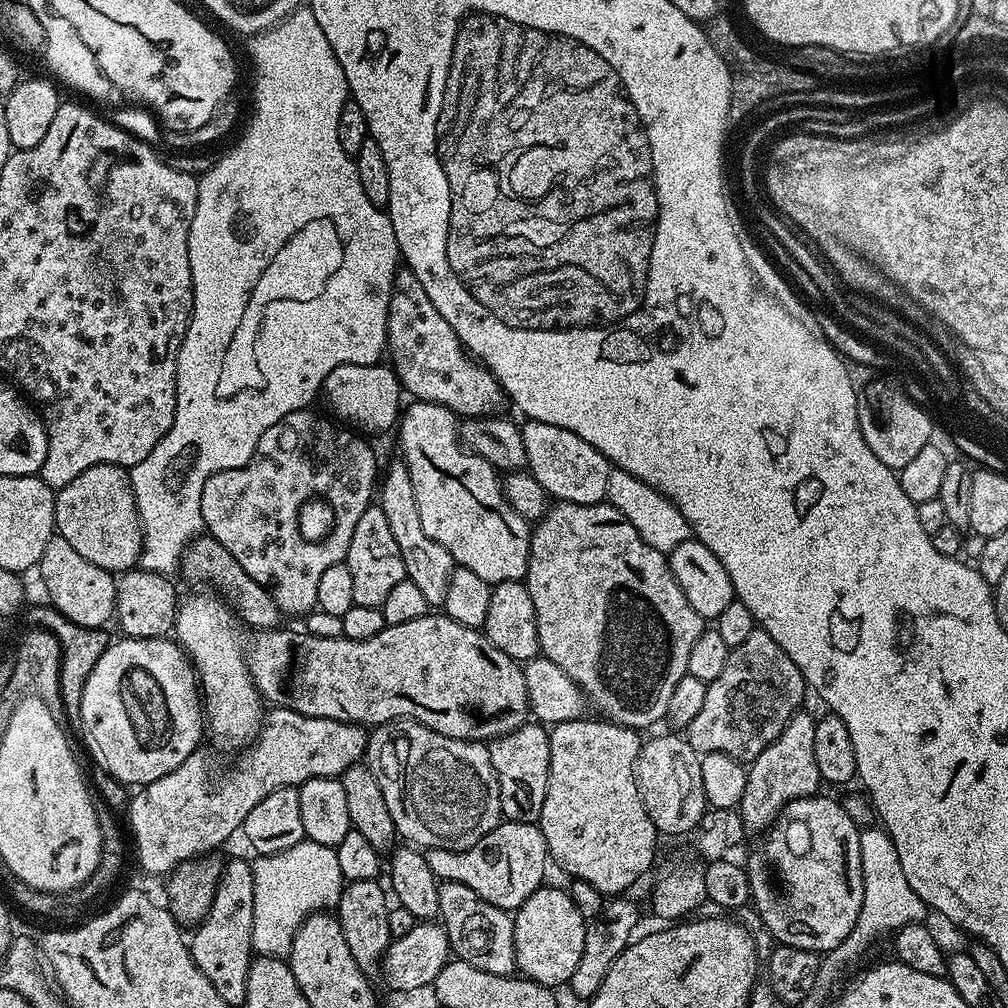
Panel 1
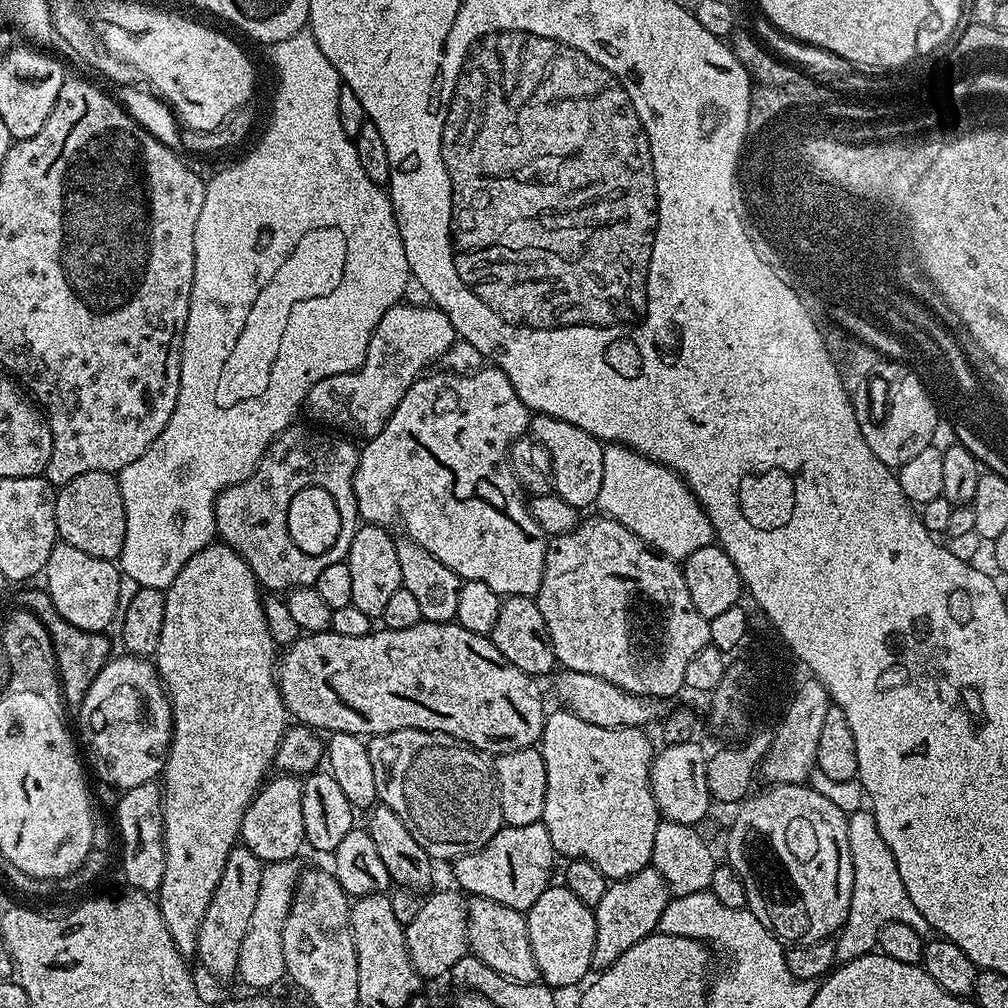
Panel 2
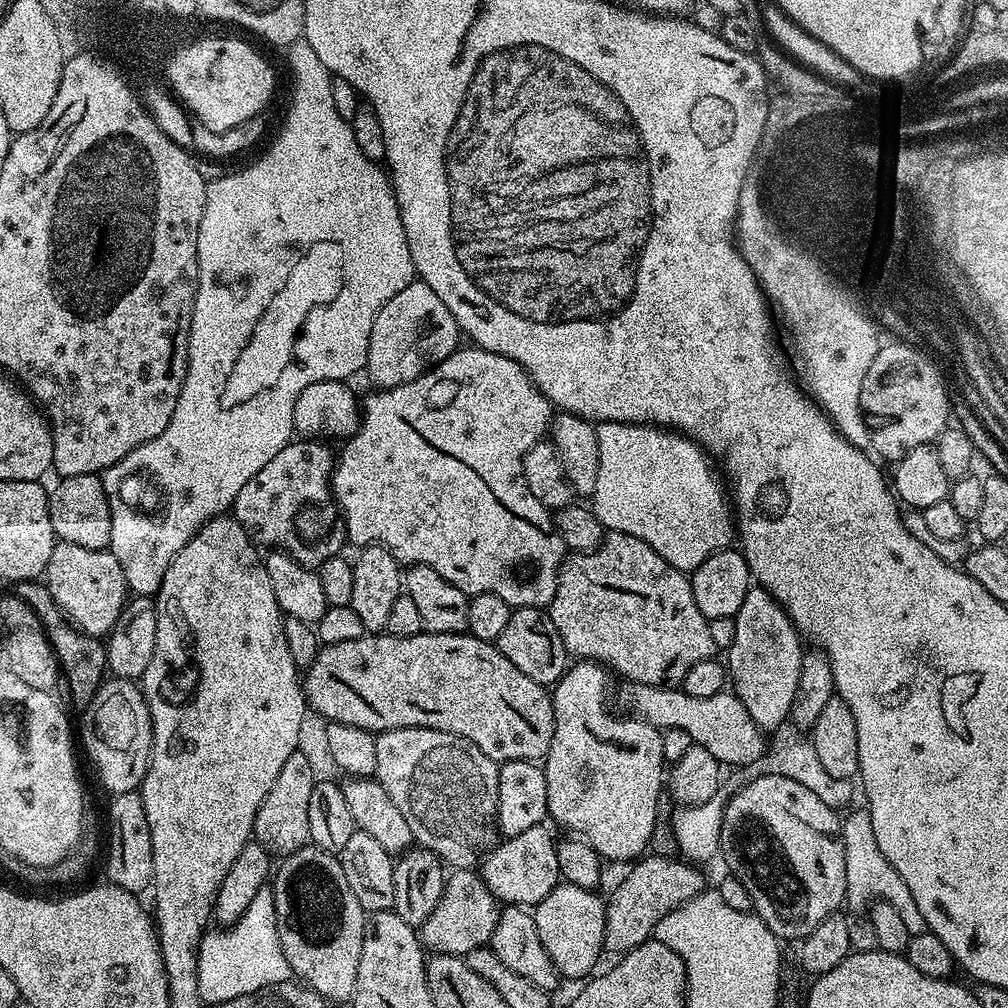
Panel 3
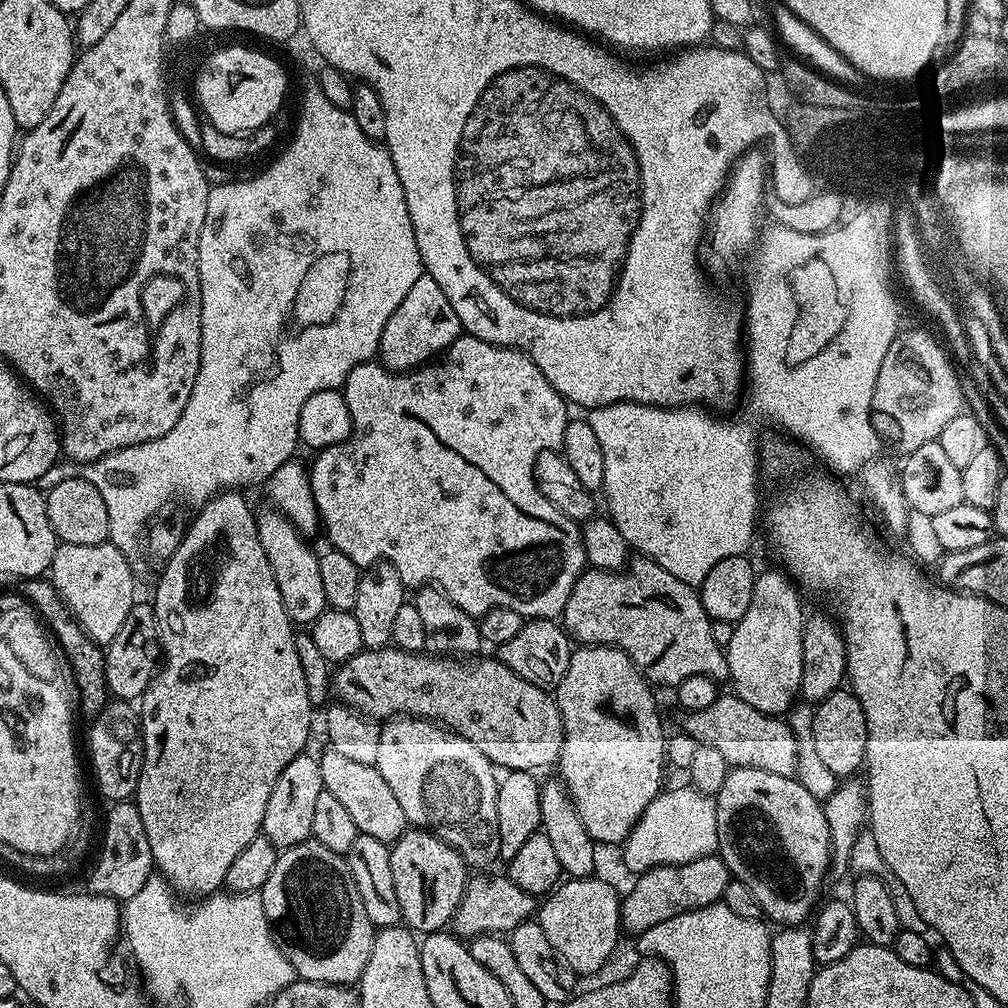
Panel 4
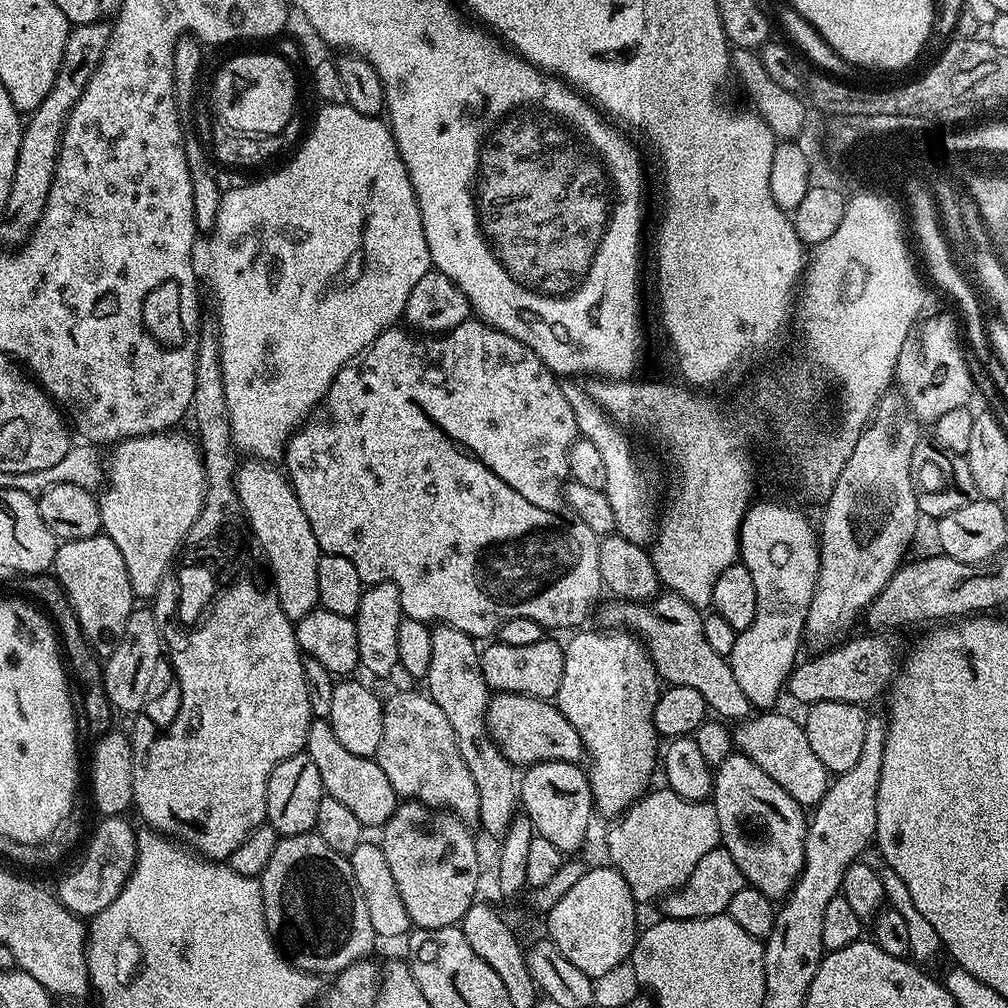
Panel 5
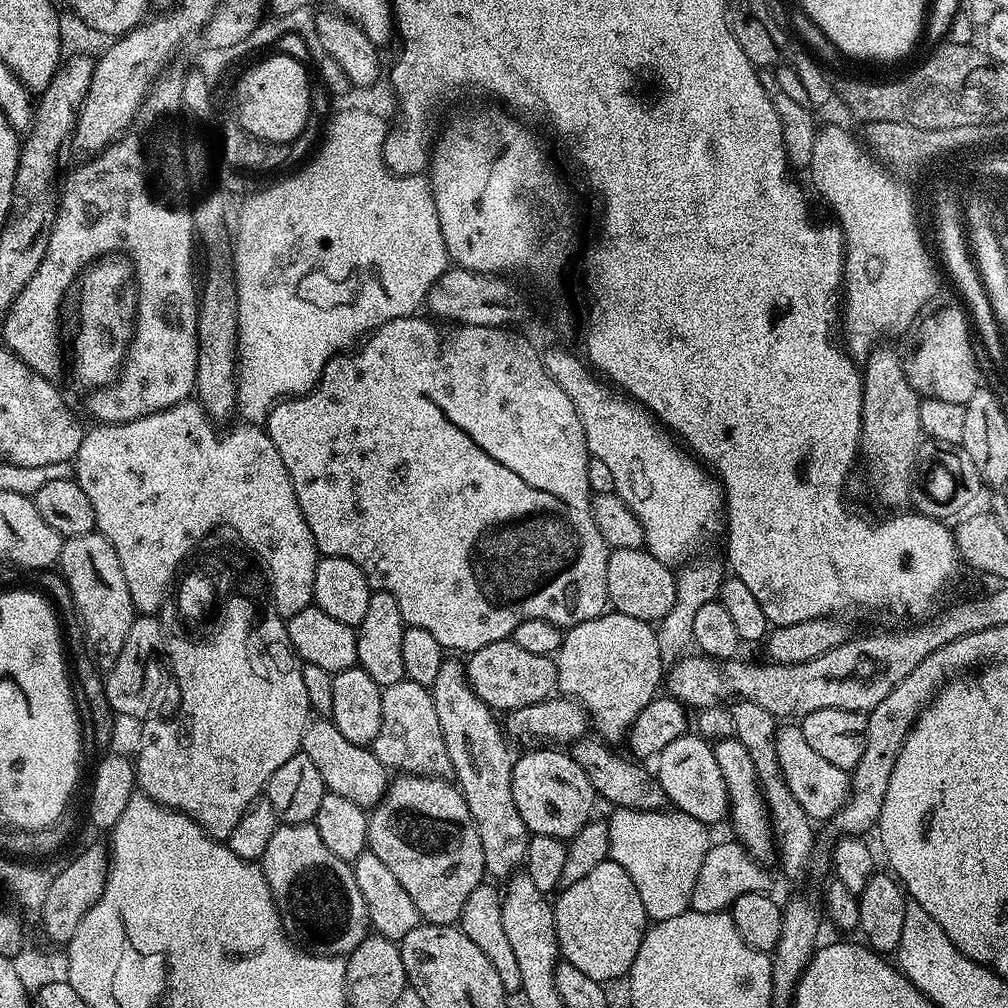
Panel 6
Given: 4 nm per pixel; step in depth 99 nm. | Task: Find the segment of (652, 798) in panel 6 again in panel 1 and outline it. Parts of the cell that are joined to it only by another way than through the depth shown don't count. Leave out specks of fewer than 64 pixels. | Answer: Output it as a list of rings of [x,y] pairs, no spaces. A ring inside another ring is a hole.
[[[429,614],[414,618],[414,622],[387,625],[369,640],[349,640],[344,636],[318,638],[307,630],[291,632],[287,626],[266,628],[253,636],[256,637],[246,648],[250,678],[261,697],[277,708],[361,726],[414,720],[446,738],[477,742],[496,740],[530,720],[523,667],[502,654],[483,631],[462,626],[443,614]]]

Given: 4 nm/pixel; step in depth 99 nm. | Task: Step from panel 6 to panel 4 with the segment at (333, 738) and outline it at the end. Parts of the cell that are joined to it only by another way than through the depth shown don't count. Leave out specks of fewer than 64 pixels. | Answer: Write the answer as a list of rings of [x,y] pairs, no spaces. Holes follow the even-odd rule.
[[[331,750],[319,753],[318,759],[325,792],[334,794],[334,798],[342,802],[342,807],[350,813],[350,818],[354,818],[354,826],[359,835],[378,838],[378,842],[391,846],[402,833],[409,831],[410,825],[398,798],[391,792],[386,778],[382,778],[375,764],[354,762]]]

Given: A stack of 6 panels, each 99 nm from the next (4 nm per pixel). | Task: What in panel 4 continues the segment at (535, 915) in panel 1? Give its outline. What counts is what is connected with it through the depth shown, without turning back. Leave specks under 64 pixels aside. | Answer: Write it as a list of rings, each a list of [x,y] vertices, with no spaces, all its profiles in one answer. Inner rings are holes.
[[[568,878],[543,897],[538,922],[550,938],[550,946],[561,956],[577,977],[592,976],[612,956],[622,937],[621,897],[604,880]]]

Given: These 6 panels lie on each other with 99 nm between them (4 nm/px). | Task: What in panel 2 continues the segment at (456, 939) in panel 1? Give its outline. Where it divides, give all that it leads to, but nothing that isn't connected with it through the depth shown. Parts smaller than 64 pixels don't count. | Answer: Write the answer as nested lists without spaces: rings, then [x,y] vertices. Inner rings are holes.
[[[481,896],[468,900],[468,947],[490,970],[519,984],[534,984],[540,980],[538,962],[530,950],[528,922],[525,913],[502,906]]]

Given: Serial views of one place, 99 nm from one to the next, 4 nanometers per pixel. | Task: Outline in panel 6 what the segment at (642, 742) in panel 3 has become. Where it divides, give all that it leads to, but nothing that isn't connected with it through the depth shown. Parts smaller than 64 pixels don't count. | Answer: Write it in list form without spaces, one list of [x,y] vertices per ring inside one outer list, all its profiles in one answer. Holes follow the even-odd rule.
[[[615,610],[605,611],[603,616],[595,616],[586,622],[576,624],[574,627],[567,629],[567,631],[563,633],[560,642],[560,650],[556,653],[554,659],[556,661],[557,689],[559,689],[565,697],[575,698],[578,701],[580,707],[584,709],[590,721],[591,727],[594,729],[595,735],[608,742],[613,742],[612,740],[618,739],[620,735],[621,739],[621,737],[623,737],[625,733],[631,729],[632,723],[634,723],[634,721],[638,718],[638,714],[642,714],[644,707],[651,702],[651,700],[656,699],[658,695],[658,689],[656,689],[656,687],[658,687],[659,684],[661,687],[662,681],[666,676],[666,666],[660,657],[660,647],[658,646],[658,638],[656,637],[656,628],[653,627],[653,625],[647,620],[630,618],[630,614],[622,614],[621,612],[617,612]]]

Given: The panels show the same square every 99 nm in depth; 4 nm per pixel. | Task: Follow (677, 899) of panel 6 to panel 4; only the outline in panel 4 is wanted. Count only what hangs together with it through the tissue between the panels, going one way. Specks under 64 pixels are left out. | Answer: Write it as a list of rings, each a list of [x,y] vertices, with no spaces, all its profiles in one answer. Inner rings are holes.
[[[672,788],[646,806],[640,821],[622,845],[624,864],[632,874],[649,872],[667,864],[685,864],[698,858],[715,856],[719,853],[718,810],[713,797],[702,794],[697,788]]]

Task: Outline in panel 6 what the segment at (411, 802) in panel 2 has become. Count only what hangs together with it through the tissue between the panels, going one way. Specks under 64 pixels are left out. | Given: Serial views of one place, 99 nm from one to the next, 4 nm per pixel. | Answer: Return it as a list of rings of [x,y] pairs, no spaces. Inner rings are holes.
[[[407,678],[383,689],[382,726],[372,752],[385,768],[409,776],[434,776],[448,778],[453,775],[450,754],[446,754],[446,742],[442,738],[442,726],[438,726],[438,710],[434,710],[432,693],[418,682]]]

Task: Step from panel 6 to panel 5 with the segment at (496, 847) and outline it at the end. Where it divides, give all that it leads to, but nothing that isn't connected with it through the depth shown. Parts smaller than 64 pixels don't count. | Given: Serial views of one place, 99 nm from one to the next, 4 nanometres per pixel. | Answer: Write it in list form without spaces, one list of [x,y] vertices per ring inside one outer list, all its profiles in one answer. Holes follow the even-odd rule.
[[[437,623],[432,628],[432,651],[430,670],[426,677],[427,695],[438,706],[450,722],[456,735],[456,745],[462,754],[466,766],[470,766],[470,775],[474,777],[474,786],[478,786],[478,821],[495,838],[503,837],[510,826],[512,817],[518,812],[518,776],[514,765],[500,753],[500,748],[492,741],[484,714],[488,711],[490,689],[482,674],[480,665],[481,649],[476,648],[477,641],[454,626]]]

